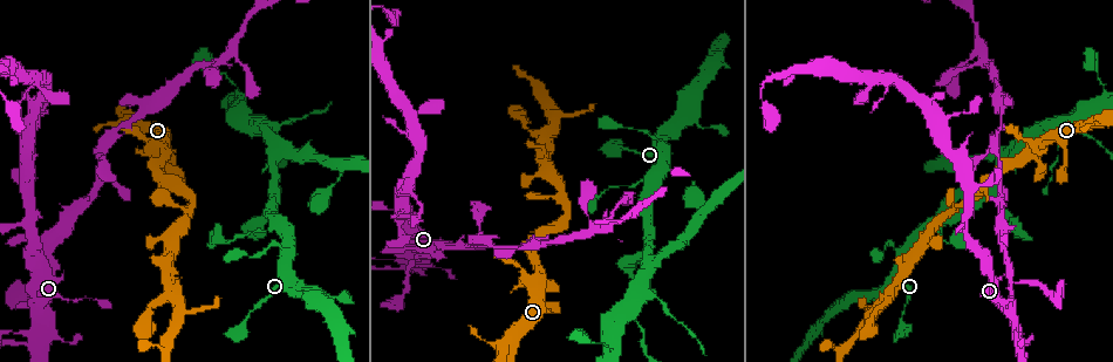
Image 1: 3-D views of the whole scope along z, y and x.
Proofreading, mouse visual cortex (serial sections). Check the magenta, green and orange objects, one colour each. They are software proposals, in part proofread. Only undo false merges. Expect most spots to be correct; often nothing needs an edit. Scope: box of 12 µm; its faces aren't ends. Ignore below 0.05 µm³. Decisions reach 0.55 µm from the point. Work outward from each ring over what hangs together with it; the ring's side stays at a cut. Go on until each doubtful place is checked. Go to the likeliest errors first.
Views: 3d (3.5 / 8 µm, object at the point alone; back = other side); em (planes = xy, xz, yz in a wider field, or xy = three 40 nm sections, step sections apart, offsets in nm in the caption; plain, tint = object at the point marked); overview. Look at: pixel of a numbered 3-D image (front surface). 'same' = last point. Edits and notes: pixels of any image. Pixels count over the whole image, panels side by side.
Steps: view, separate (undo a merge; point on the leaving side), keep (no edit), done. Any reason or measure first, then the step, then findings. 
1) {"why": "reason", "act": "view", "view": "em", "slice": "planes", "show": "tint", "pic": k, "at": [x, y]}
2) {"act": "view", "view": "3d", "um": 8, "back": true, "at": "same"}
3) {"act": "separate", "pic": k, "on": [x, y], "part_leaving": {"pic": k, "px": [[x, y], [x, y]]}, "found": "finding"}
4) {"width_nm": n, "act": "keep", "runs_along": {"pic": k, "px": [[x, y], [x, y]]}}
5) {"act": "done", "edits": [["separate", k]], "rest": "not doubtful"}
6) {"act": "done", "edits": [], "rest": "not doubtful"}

{"why": "thin neck", "act": "view", "view": "3d", "um": 3.5, "pic": 1, "at": [475, 247]}

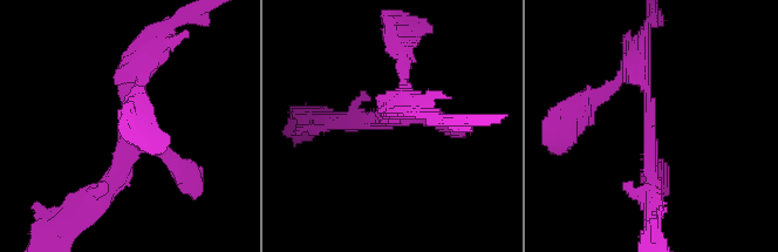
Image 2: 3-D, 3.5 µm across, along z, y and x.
{"act": "view", "view": "em", "slice": "planes", "show": "tint", "pic": 2, "at": [652, 129]}

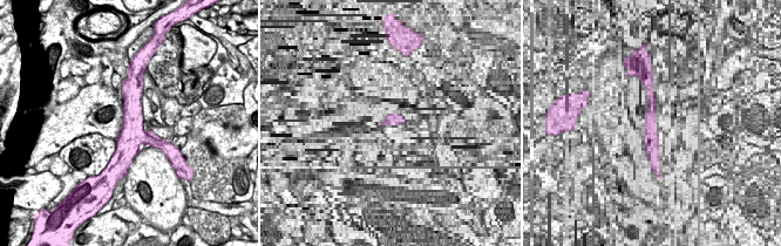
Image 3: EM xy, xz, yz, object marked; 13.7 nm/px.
{"why": "cut it another way", "act": "view", "view": "em", "slice": "xy", "step": 5, "show": "tint", "at": "same"}

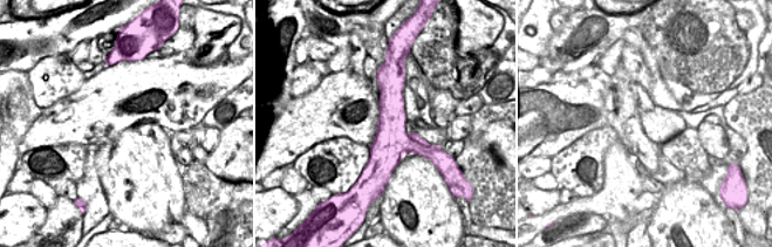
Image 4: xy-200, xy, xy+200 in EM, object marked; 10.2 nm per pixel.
{"act": "keep", "runs_along": {"pic": 4, "px": [[393, 71], [391, 143], [378, 172]]}, "found": "all the same cell"}

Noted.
{"why": "arms part here", "act": "view", "view": "3d", "um": 3.5, "back": true, "pic": 1, "at": [1003, 114]}

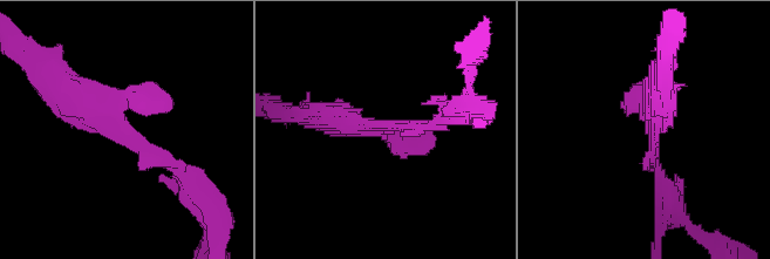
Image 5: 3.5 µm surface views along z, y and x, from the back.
{"act": "view", "view": "em", "slice": "xy", "step": 1, "show": "tint", "pic": 5, "at": [376, 125]}

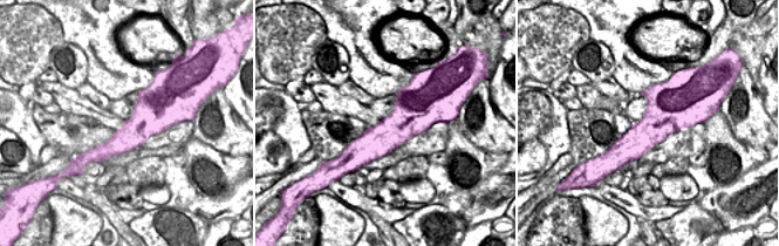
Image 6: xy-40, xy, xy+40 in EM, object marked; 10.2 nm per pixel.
{"act": "keep", "found": "all the same cell"}

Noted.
{"why": "sharp bend", "act": "view", "view": "3d", "um": 3.5, "pic": 1, "at": [1017, 347]}

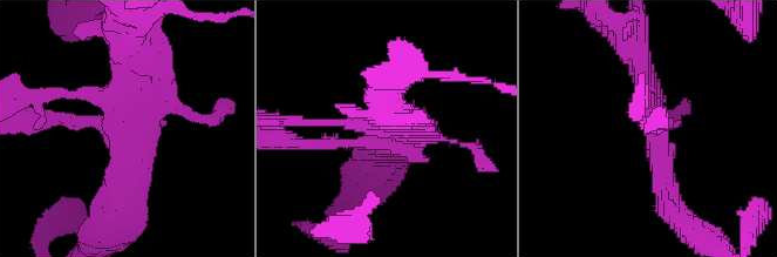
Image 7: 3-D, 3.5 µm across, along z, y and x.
{"why": "need the tissue", "act": "view", "view": "em", "slice": "xy", "step": 3, "show": "tint", "pic": 7, "at": [379, 132]}

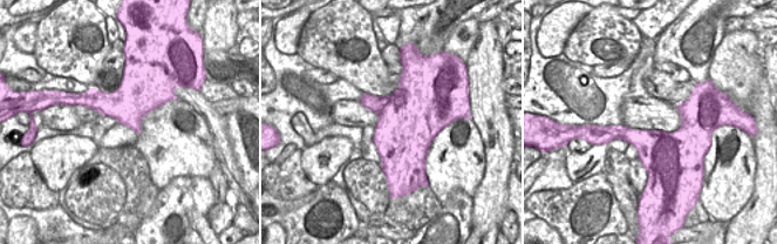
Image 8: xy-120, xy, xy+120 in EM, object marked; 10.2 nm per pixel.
{"act": "keep", "found": "all the same cell"}

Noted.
{"act": "done", "edits": [], "rest": "not doubtful"}

